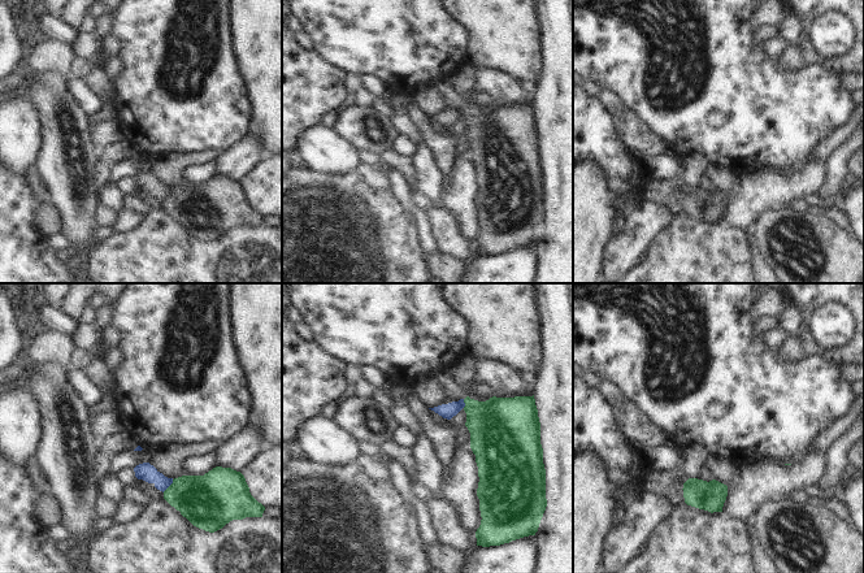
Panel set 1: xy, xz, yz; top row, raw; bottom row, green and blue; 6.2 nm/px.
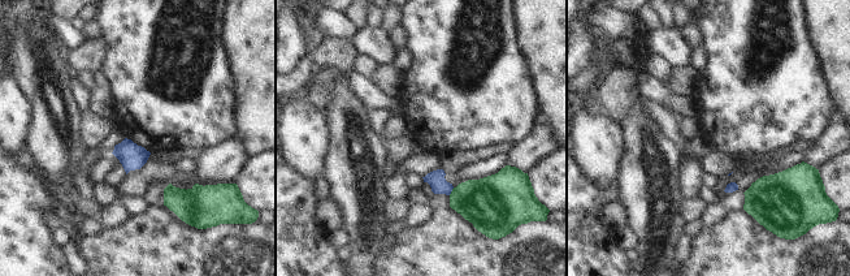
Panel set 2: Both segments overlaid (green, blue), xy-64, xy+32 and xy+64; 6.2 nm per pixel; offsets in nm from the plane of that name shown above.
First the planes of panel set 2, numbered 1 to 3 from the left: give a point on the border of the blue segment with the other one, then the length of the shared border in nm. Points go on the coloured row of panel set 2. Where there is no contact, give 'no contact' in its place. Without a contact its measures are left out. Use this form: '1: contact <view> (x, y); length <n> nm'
1: no contact
2: contact xy+32 (451, 192); length 60 nm
3: no contact

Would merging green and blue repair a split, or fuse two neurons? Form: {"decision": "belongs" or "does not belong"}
{"decision": "does not belong"}

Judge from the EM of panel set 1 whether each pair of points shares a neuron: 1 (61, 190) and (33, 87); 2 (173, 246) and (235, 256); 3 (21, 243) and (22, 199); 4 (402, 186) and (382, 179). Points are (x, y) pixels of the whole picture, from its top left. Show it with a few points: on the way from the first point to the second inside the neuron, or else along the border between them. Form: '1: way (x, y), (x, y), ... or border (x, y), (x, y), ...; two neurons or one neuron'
1: way (61, 164), (61, 116), (59, 113); one neuron
2: way (189, 256), (220, 256); one neuron
3: way (21, 233), (21, 209); one neuron
4: border (377, 165), (387, 177), (391, 189); two neurons

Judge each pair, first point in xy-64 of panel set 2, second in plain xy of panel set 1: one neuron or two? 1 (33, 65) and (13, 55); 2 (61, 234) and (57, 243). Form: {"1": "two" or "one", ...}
{"1": "two", "2": "one"}

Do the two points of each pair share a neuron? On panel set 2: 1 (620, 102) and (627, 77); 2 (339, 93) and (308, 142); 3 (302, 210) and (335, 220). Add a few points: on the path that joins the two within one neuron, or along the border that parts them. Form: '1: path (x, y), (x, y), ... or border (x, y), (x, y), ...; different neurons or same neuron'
1: path (620, 95), (620, 83); same neuron
2: border (326, 115), (332, 145); different neurons
3: border (319, 201), (316, 220), (329, 232); different neurons

